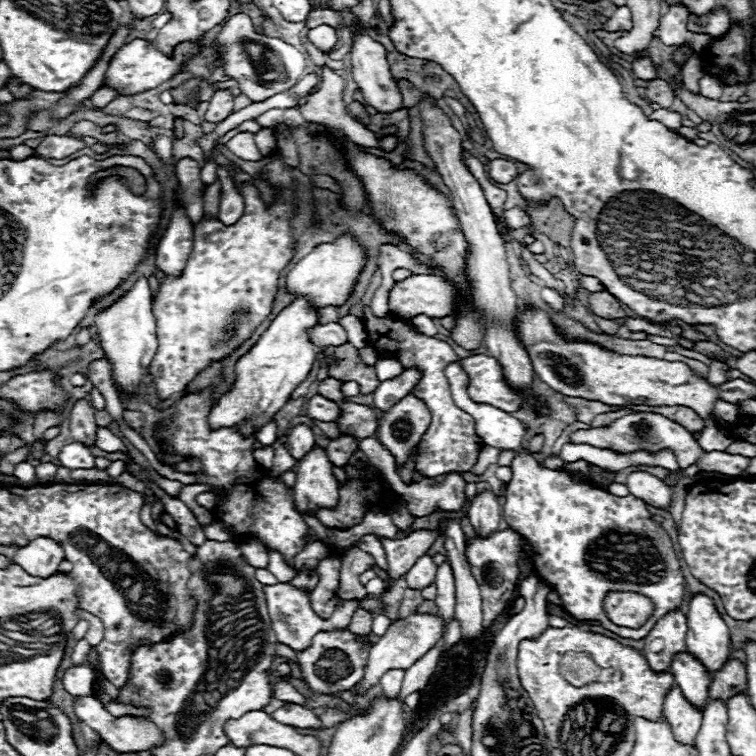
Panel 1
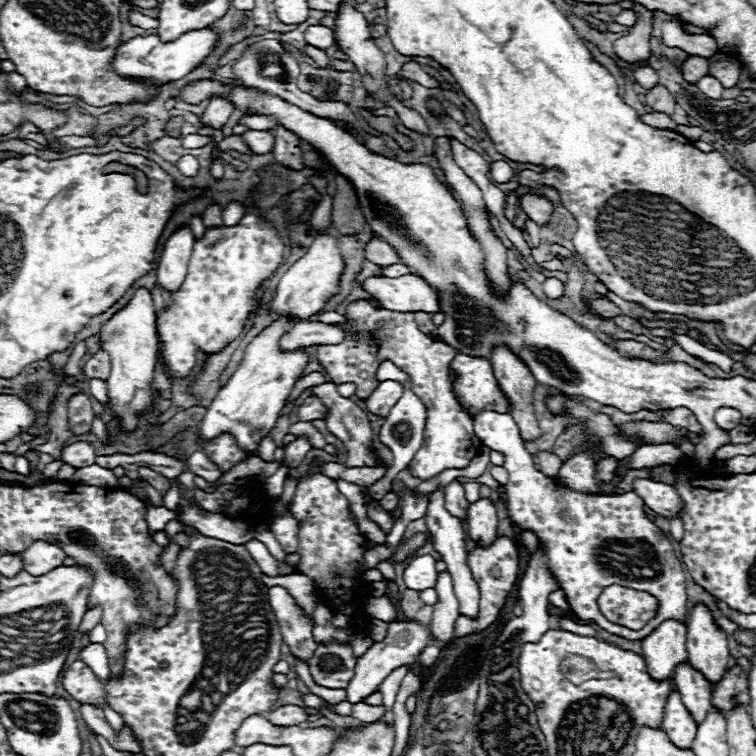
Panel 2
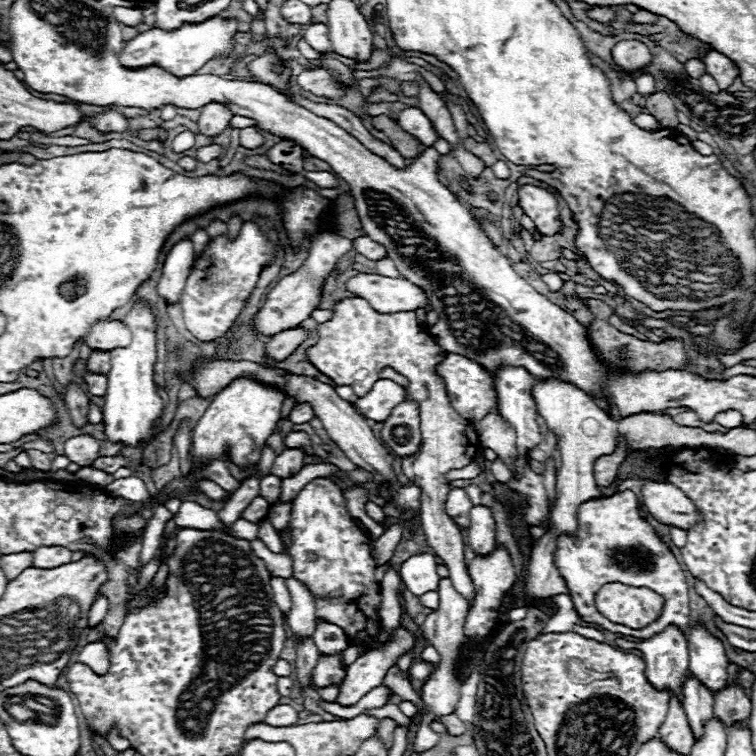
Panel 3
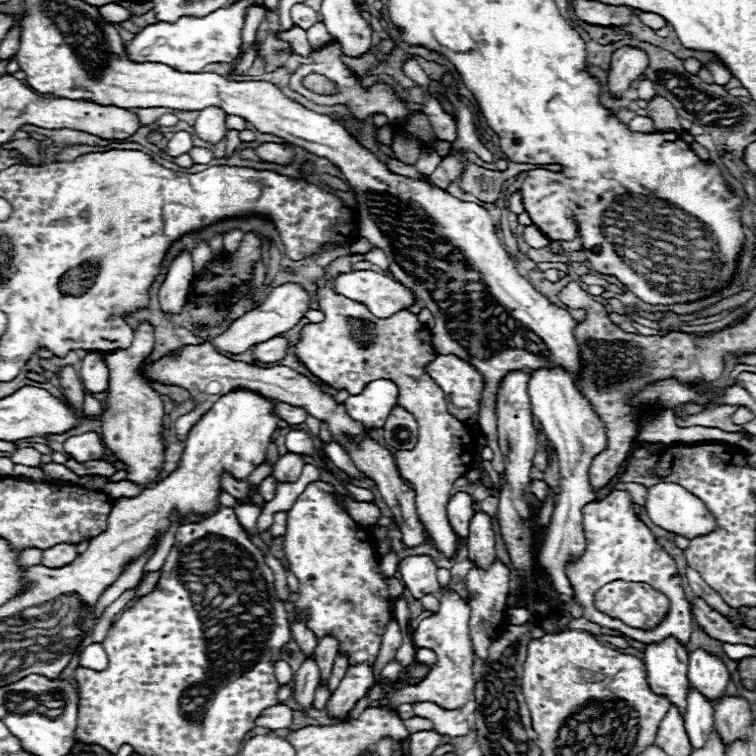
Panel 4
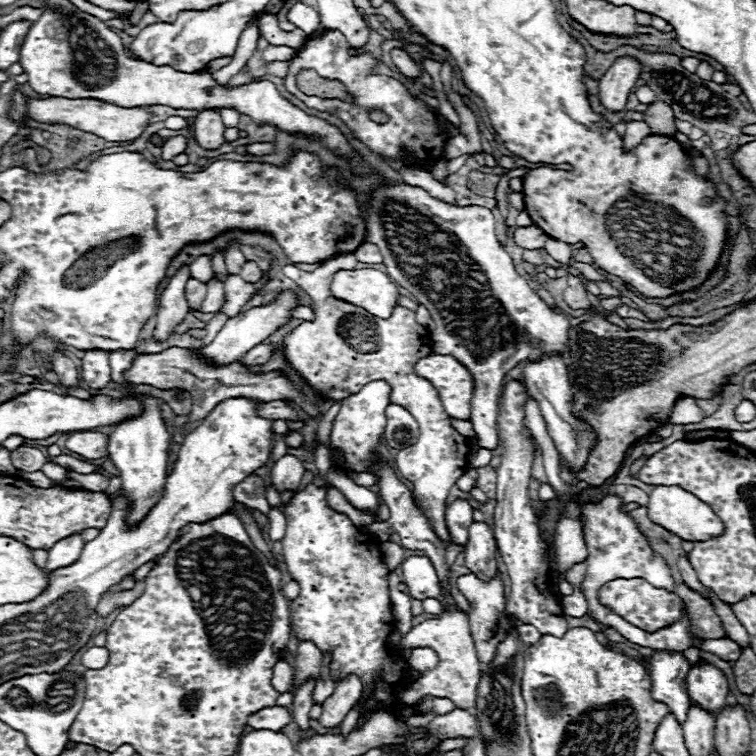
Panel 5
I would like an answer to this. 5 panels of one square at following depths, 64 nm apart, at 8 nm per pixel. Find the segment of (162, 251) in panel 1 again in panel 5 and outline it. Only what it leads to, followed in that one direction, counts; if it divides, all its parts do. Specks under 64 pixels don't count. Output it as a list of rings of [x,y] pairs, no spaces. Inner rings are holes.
[[[182,268],[164,288],[158,302],[158,314],[156,314],[156,330],[154,340],[164,342],[178,324],[184,322],[186,314],[190,312],[188,300],[186,300],[186,282],[190,280],[190,270]]]

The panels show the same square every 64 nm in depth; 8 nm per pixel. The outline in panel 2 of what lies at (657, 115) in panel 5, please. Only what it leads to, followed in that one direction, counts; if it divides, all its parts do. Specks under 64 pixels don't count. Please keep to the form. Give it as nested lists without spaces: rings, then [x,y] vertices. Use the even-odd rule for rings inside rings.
[[[654,86],[652,90],[648,90],[644,102],[652,108],[652,112],[666,112],[668,116],[674,114],[674,98],[664,86]]]

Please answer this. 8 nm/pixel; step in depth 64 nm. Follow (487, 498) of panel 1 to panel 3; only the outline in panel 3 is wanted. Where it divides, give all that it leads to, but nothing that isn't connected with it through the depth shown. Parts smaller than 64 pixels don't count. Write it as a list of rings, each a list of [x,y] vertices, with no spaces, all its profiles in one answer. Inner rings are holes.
[[[474,506],[470,510],[470,528],[468,528],[470,548],[478,556],[490,556],[496,548],[494,540],[494,518],[486,506]]]

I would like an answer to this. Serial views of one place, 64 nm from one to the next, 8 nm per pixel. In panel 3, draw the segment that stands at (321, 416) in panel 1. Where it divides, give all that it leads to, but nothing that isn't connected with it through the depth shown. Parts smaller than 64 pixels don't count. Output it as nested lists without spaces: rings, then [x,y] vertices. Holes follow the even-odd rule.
[[[298,404],[298,406],[294,406],[290,410],[288,418],[290,418],[292,424],[304,424],[304,422],[308,422],[308,420],[314,418],[314,410],[310,408],[310,404]]]

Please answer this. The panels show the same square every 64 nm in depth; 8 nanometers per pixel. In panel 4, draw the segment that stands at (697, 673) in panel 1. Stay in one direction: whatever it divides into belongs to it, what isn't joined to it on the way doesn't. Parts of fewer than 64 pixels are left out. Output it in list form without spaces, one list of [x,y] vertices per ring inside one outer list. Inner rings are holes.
[[[690,690],[690,694],[688,694],[684,728],[686,728],[686,734],[688,734],[692,750],[702,748],[702,744],[706,744],[706,740],[708,740],[712,728],[714,728],[714,708],[712,708],[712,702],[708,702],[696,690]]]

